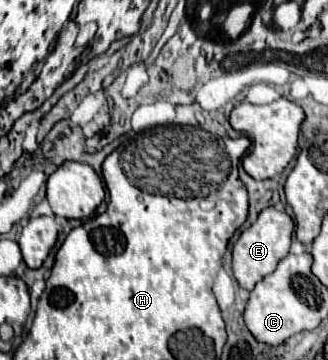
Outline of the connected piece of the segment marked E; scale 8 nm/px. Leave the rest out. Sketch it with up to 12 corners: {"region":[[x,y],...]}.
{"region":[[269,207],[233,245],[233,273],[251,291],[289,253],[295,223]]}

